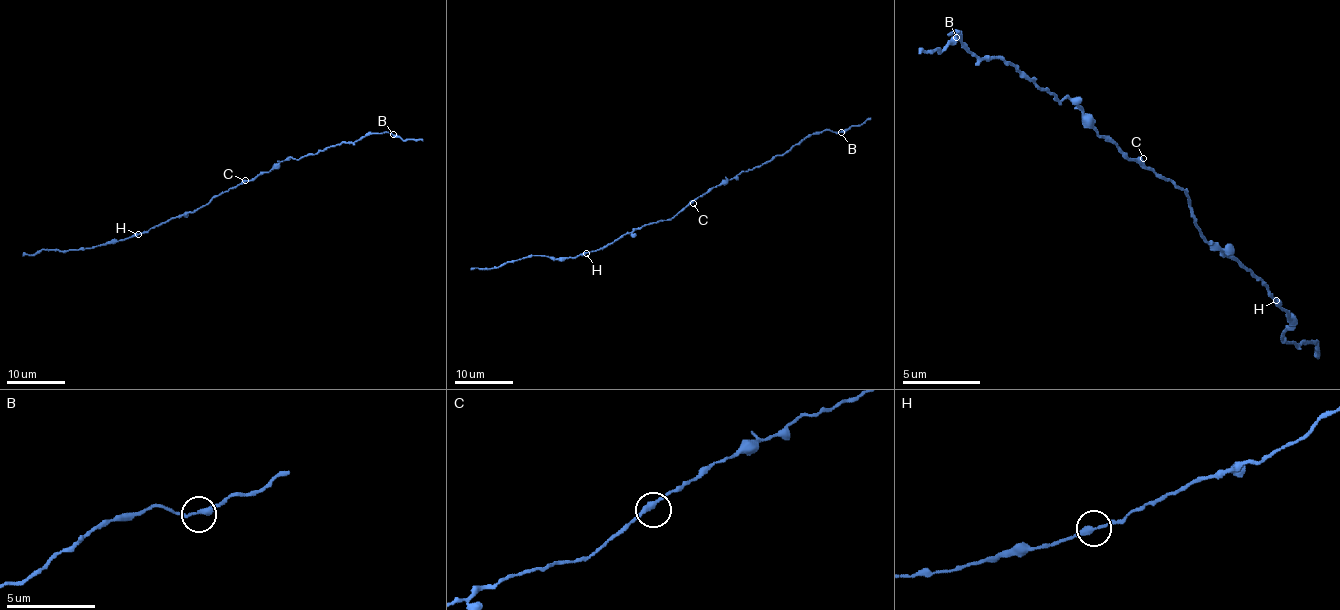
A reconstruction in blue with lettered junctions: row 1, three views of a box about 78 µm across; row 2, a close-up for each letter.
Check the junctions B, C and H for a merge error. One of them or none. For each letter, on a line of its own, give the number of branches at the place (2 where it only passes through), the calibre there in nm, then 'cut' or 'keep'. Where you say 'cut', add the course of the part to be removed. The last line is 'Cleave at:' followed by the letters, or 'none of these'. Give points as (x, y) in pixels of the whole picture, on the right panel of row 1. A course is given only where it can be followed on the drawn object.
B: branches 2; calibre 280 nm; keep
C: branches 2; calibre 260 nm; keep
H: branches 2; calibre 260 nm; keep
Cleave at: none of these

